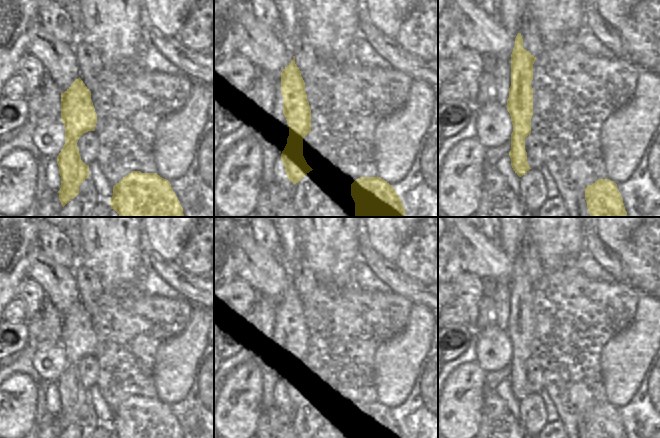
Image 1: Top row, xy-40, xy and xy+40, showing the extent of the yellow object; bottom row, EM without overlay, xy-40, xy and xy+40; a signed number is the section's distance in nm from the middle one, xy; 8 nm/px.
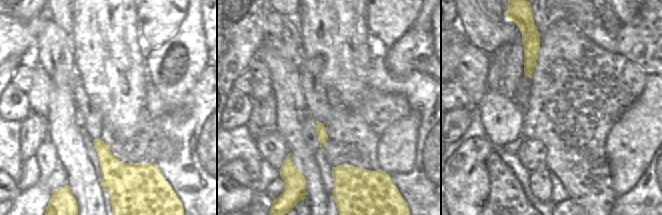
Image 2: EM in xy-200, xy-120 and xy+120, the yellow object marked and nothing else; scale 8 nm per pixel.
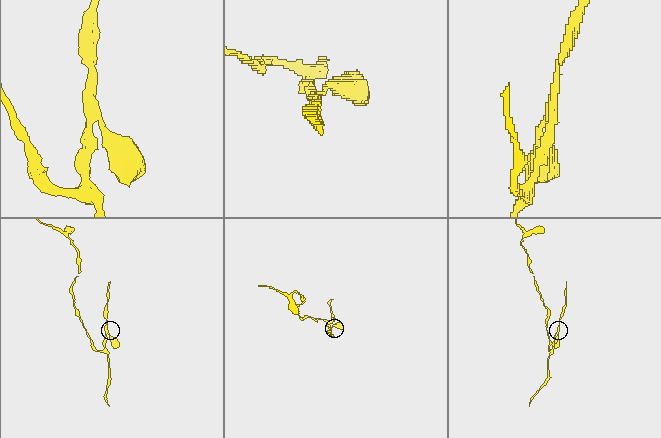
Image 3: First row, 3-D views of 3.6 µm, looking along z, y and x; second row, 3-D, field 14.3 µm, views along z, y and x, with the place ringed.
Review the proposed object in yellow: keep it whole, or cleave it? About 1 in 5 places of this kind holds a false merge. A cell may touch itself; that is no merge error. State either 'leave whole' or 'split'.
leave whole

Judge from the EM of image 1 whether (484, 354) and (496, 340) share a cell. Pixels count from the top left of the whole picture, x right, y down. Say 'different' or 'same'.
same

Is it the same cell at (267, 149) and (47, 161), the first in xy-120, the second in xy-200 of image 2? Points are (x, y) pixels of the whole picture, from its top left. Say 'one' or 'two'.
one

